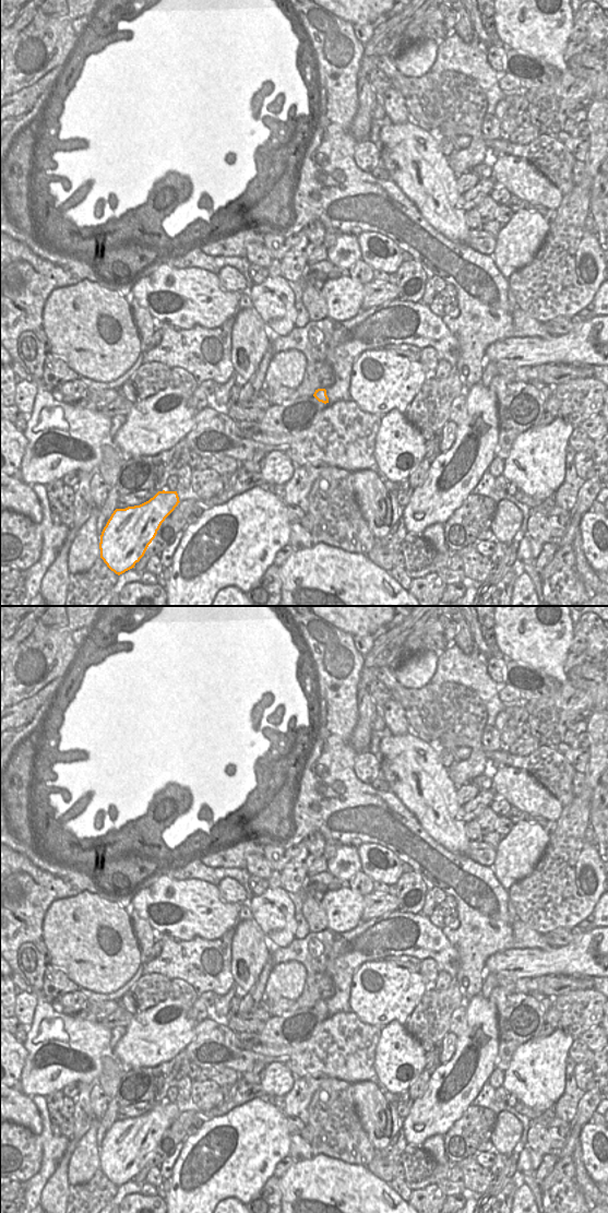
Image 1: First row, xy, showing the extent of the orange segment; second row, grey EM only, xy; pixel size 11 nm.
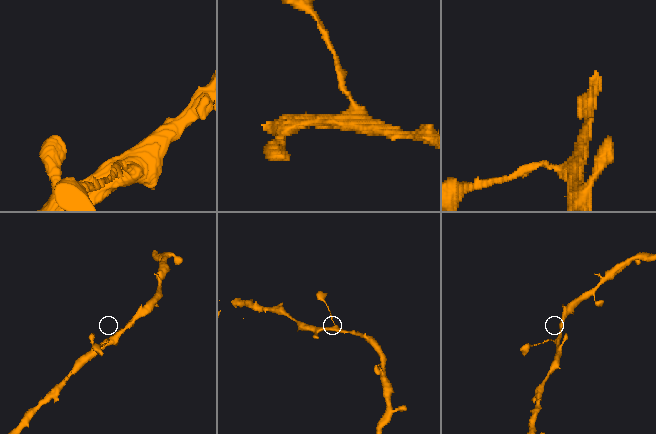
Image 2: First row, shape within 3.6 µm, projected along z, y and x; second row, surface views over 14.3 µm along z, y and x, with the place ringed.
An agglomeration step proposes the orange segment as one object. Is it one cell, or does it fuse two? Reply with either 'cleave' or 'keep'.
keep

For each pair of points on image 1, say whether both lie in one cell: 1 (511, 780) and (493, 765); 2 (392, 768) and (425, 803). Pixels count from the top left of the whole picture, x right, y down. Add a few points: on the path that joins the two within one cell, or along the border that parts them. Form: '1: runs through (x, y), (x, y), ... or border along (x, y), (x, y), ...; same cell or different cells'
1: border along (501, 765), (491, 777); different cells
2: runs through (401, 776), (418, 794); same cell

